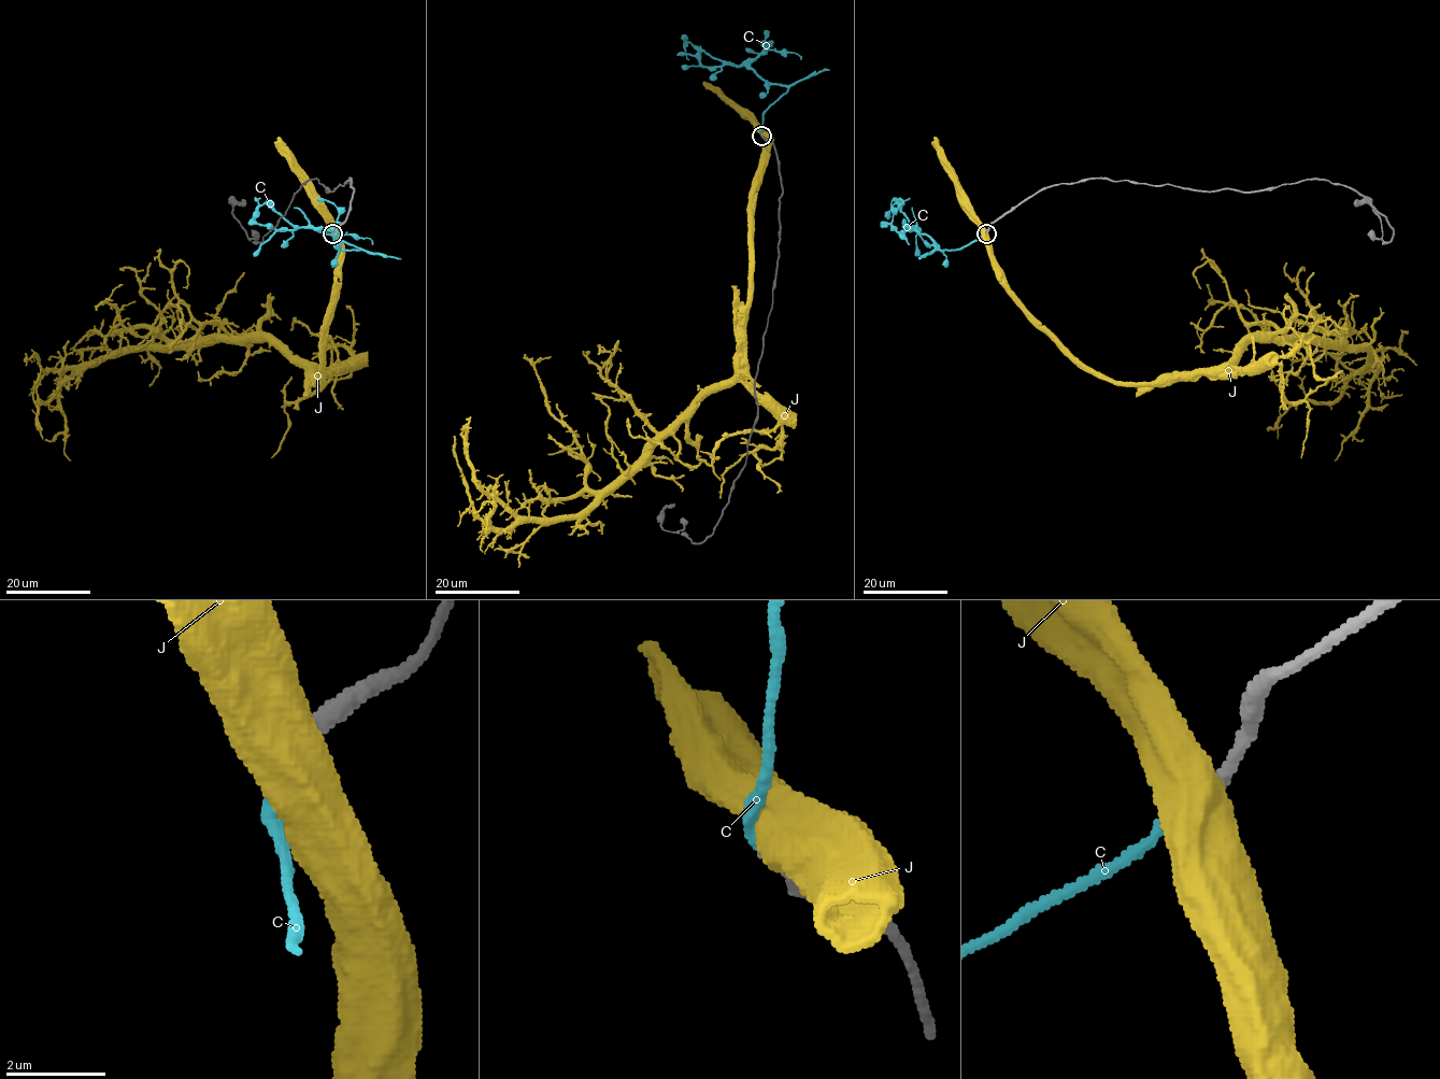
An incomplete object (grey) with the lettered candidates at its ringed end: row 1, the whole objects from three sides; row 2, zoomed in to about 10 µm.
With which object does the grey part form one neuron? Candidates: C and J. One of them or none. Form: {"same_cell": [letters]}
{"same_cell": []}

